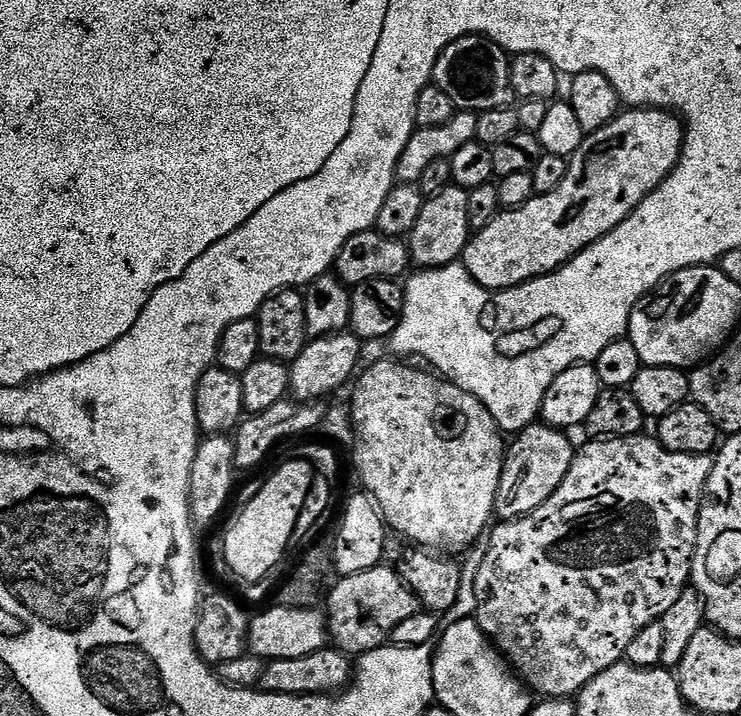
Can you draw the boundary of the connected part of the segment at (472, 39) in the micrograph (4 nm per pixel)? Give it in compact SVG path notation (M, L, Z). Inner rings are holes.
M463 36L450 42L434 66L431 83L436 84L438 90L450 94L454 106L462 112L479 114L486 110L510 108L517 99L510 86L509 53L487 36Z

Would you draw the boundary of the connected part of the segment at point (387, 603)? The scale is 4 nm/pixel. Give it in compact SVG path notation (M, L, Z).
M381 566L337 579L326 601L326 627L331 643L339 651L359 658L375 648L385 647L392 639L392 632L417 610L417 598L404 585L399 571Z

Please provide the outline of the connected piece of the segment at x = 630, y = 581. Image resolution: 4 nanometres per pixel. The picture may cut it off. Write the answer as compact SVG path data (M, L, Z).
M648 434L627 436L621 440L596 438L588 443L592 444L586 445L584 449L581 447L572 459L572 465L562 486L558 486L558 490L554 490L551 498L542 502L538 510L534 510L529 516L523 516L521 520L497 523L497 528L491 529L492 545L487 545L484 561L476 575L476 623L495 644L496 651L511 665L515 675L535 695L537 692L540 698L575 697L598 674L602 674L602 670L624 660L626 646L630 646L630 641L638 635L638 630L659 622L666 610L670 610L670 606L674 606L674 602L682 598L692 579L692 559L696 553L700 502L704 498L708 475L712 473L711 455L674 454Z

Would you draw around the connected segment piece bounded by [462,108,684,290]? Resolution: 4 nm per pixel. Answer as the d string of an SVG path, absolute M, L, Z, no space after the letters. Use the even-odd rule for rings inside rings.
M658 108L621 111L611 122L609 122L609 124L602 126L602 130L590 132L585 135L582 146L578 146L578 150L568 161L566 178L562 178L562 183L559 184L558 190L550 190L543 194L537 194L532 197L530 202L526 202L520 208L510 208L501 211L500 215L495 216L494 219L492 219L490 226L486 226L481 232L475 233L464 248L464 254L462 257L463 263L483 288L490 288L493 290L517 288L520 284L527 284L538 279L539 276L553 275L559 270L559 268L564 267L569 261L577 259L580 253L587 252L588 247L594 242L598 242L603 236L613 232L614 229L617 228L618 225L622 223L624 219L627 218L627 216L630 215L633 210L635 210L637 206L639 206L639 204L641 204L641 202L673 172L673 170L675 170L676 163L680 161L680 149L683 147L684 125L675 115L673 115L673 113Z

